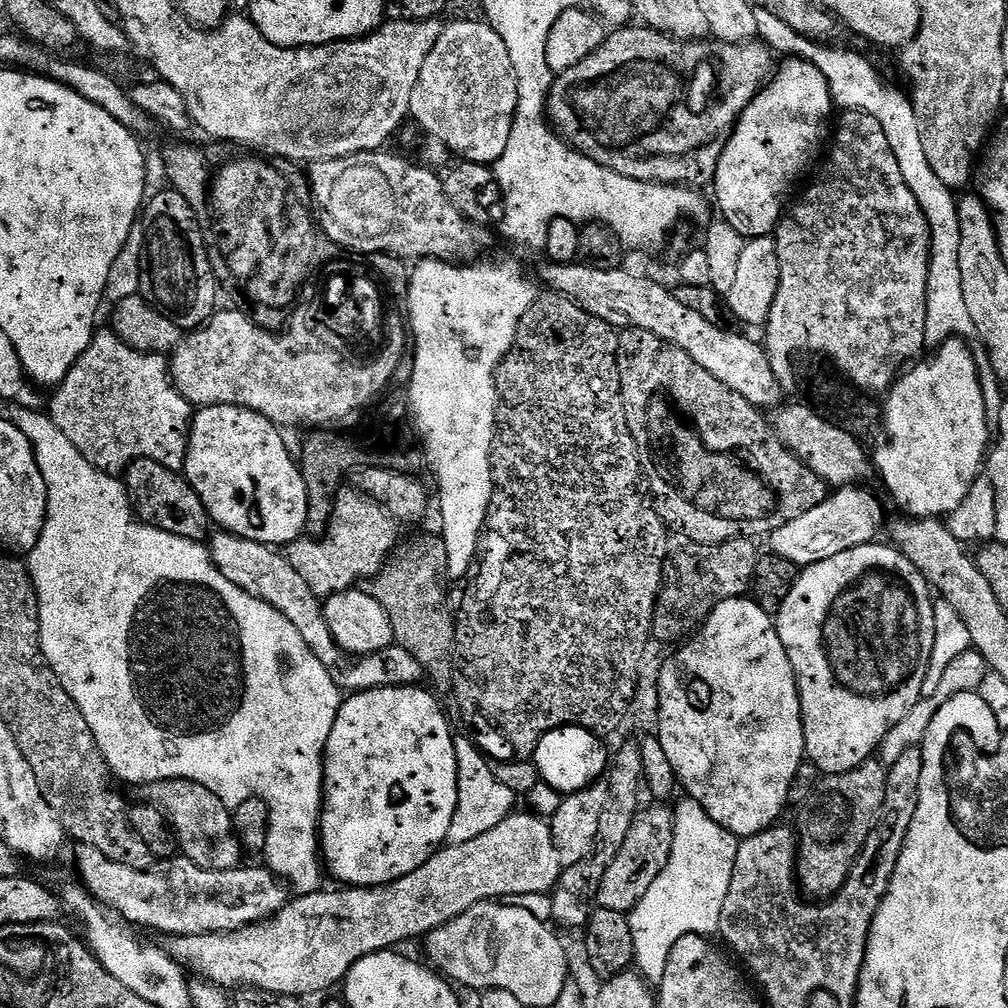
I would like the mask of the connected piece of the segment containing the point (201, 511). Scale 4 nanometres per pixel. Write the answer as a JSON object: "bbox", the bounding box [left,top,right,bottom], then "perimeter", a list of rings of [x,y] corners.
{"bbox":[124,459,208,541],"perimeter":[[[136,459],[124,470],[124,485],[128,497],[133,503],[133,511],[143,524],[160,528],[164,532],[199,541],[206,530],[208,515],[204,503],[197,492],[189,486],[187,479],[181,474],[170,471],[164,464],[154,459]]]}

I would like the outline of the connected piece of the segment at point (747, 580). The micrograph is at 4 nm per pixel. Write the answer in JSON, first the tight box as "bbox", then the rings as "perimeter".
{"bbox":[652,537,760,644],"perimeter":[[[744,537],[722,544],[684,545],[669,551],[664,578],[652,612],[653,641],[678,644],[691,637],[724,600],[741,599],[749,592],[760,570],[760,555],[753,539]]]}

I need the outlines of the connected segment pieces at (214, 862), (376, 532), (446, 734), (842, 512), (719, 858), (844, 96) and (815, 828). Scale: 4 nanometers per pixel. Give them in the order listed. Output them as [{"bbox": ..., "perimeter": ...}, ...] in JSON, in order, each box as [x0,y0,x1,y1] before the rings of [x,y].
[{"bbox":[141,780,243,869],"perimeter":[[[163,780],[141,787],[141,801],[161,810],[177,839],[181,855],[200,869],[232,869],[239,867],[243,845],[232,831],[231,811],[221,799],[210,794],[210,790],[201,784],[189,780]]]},{"bbox":[286,486,398,598],"perimeter":[[[344,486],[332,501],[332,517],[324,536],[297,538],[287,545],[286,555],[310,590],[319,598],[327,598],[355,589],[359,580],[368,582],[380,573],[398,543],[396,528],[397,521],[383,504],[371,500],[355,487]]]},{"bbox":[319,686,458,888],"perimeter":[[[401,686],[357,692],[349,695],[341,703],[338,718],[334,718],[334,730],[330,730],[330,738],[326,742],[324,752],[324,802],[320,814],[319,844],[327,875],[331,879],[333,876],[334,879],[341,880],[341,885],[354,888],[377,888],[398,878],[406,878],[406,874],[414,874],[414,870],[418,870],[418,866],[422,866],[435,852],[439,852],[447,841],[450,822],[458,806],[456,741],[454,731],[452,732],[451,726],[448,725],[449,717],[441,708],[439,699],[427,687],[425,688],[424,686]]]},{"bbox":[771,486,884,566],"perimeter":[[[849,486],[833,491],[821,504],[814,506],[814,510],[806,510],[802,518],[794,518],[794,522],[786,522],[786,526],[771,532],[771,555],[780,556],[797,566],[807,566],[834,558],[834,554],[842,554],[842,550],[873,543],[884,520],[884,512],[879,502],[862,489]]]},{"bbox":[628,798,740,984],"perimeter":[[[691,798],[683,799],[674,804],[674,811],[672,813],[672,817],[674,818],[674,846],[670,846],[670,862],[666,862],[666,870],[662,870],[662,874],[658,874],[658,879],[650,885],[650,890],[646,890],[646,894],[642,894],[642,902],[638,902],[628,916],[630,930],[633,931],[633,965],[639,975],[654,984],[659,983],[663,974],[665,974],[666,958],[670,954],[674,942],[678,942],[678,938],[682,938],[683,936],[706,936],[712,938],[719,933],[722,906],[726,903],[726,894],[730,890],[730,878],[734,878],[734,858],[738,858],[740,840],[733,832],[726,830],[722,826],[718,826],[718,822],[714,822],[714,818],[710,818],[710,814],[706,814],[706,810],[702,810],[702,806],[697,800]]]},{"bbox":[753,5,967,348],"perimeter":[[[753,5],[753,17],[755,17],[758,32],[757,37],[771,48],[773,53],[779,55],[782,53],[782,56],[791,56],[795,59],[809,61],[819,70],[830,86],[833,103],[839,109],[870,114],[872,118],[878,119],[878,122],[881,123],[882,130],[885,131],[886,140],[890,145],[890,150],[893,151],[894,158],[897,159],[898,166],[901,167],[902,178],[905,179],[907,186],[910,187],[911,193],[918,198],[918,204],[921,206],[923,213],[926,214],[928,225],[931,228],[931,266],[928,267],[927,276],[926,338],[924,341],[932,348],[943,344],[957,333],[955,331],[959,326],[965,327],[967,325],[965,304],[959,300],[962,278],[958,261],[960,222],[958,221],[957,199],[953,191],[939,181],[938,176],[934,174],[934,170],[930,167],[930,162],[927,161],[926,154],[923,152],[922,138],[919,137],[918,120],[914,114],[911,99],[905,93],[903,95],[898,89],[886,84],[866,57],[844,48],[830,48],[834,46],[806,38],[796,32],[796,30],[792,30],[786,22],[782,22],[771,12],[762,9],[762,7]]]},{"bbox":[794,758,888,902],"perimeter":[[[873,758],[846,774],[824,776],[821,781],[794,823],[796,882],[805,897],[827,902],[842,890],[874,830],[886,798],[888,768]]]}]

